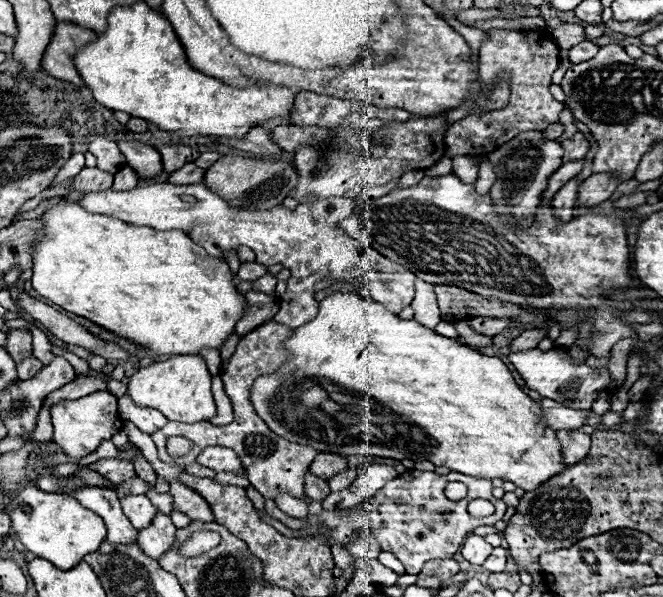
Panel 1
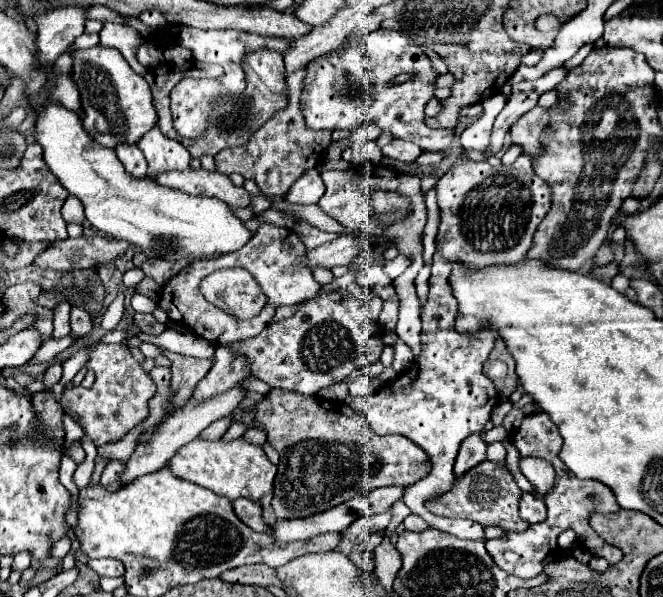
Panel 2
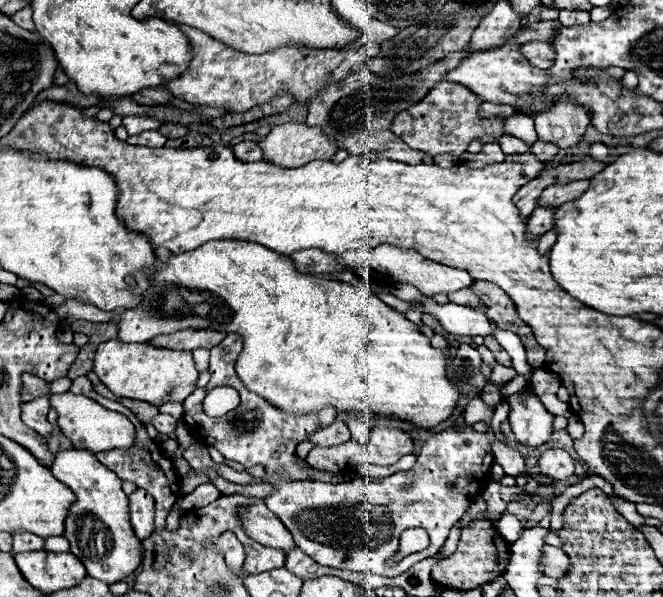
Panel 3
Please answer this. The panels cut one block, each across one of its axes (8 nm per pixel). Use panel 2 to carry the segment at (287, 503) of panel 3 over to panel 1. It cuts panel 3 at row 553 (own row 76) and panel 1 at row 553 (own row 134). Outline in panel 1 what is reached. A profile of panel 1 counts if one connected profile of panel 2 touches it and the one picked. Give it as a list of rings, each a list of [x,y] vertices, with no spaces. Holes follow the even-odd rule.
[[[408,470],[400,476],[396,476],[396,480],[390,480],[380,492],[376,492],[374,496],[370,496],[366,502],[362,502],[358,512],[352,514],[340,514],[340,510],[322,510],[320,516],[310,514],[306,518],[302,518],[302,522],[306,522],[308,526],[302,526],[300,530],[304,530],[304,538],[312,538],[312,536],[320,536],[330,544],[330,538],[334,538],[340,546],[344,546],[354,532],[358,530],[366,530],[372,532],[382,550],[392,552],[406,568],[406,574],[418,574],[422,564],[434,558],[450,558],[454,552],[460,550],[462,540],[466,538],[468,532],[472,532],[478,526],[484,524],[494,524],[498,520],[502,520],[504,512],[506,512],[506,504],[498,498],[492,496],[492,482],[484,480],[484,478],[472,478],[460,472],[450,472],[448,476],[440,476],[436,472],[420,472],[420,470]],[[448,482],[462,482],[468,486],[468,496],[460,502],[450,502],[444,496],[444,488]],[[476,498],[484,498],[490,500],[496,508],[494,514],[484,516],[484,518],[476,518],[468,514],[468,502],[476,500]]]

